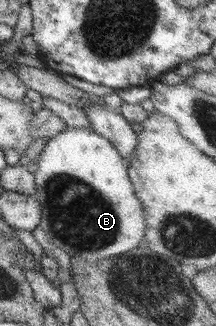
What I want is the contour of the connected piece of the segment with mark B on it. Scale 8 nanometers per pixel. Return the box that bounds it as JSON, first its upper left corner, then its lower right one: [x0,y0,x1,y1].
[32,127,146,264]

